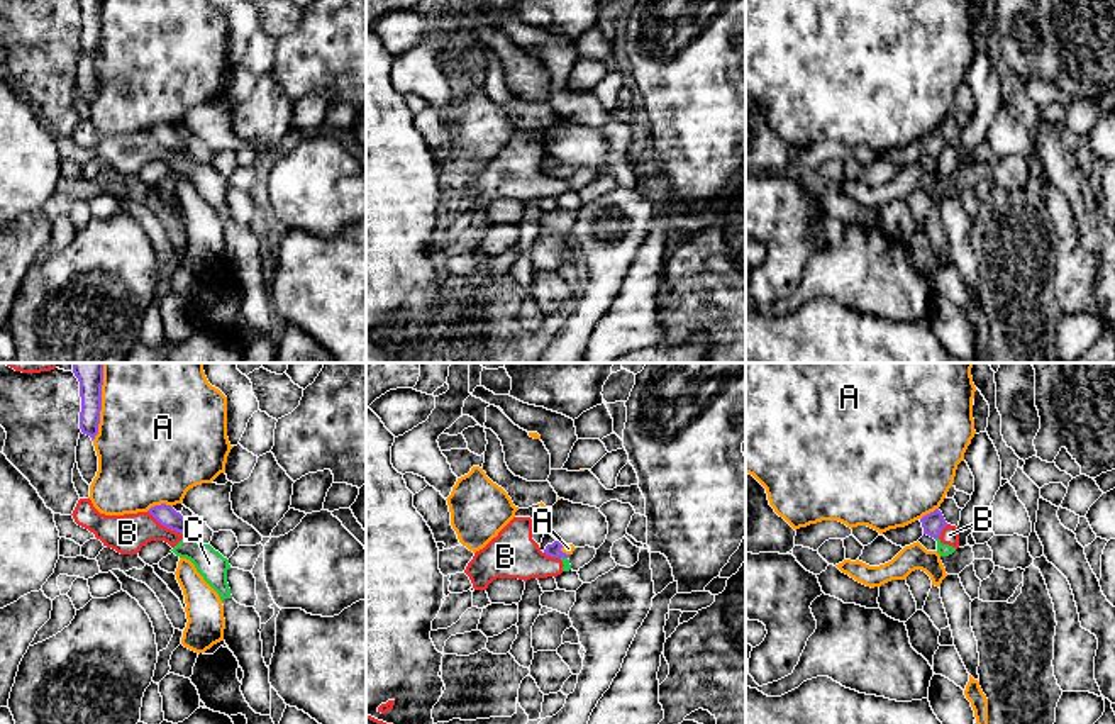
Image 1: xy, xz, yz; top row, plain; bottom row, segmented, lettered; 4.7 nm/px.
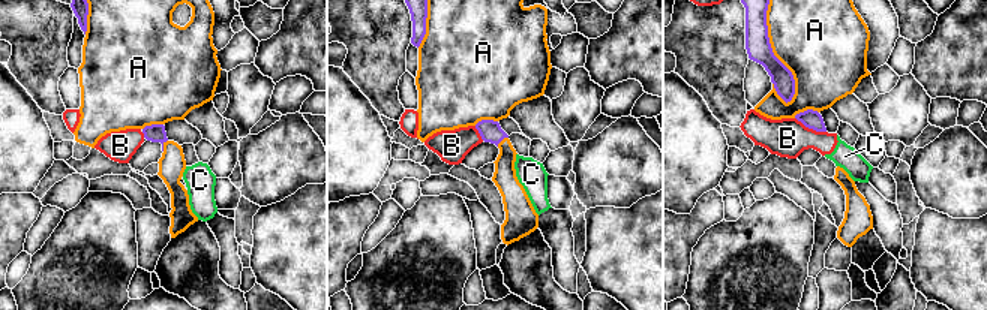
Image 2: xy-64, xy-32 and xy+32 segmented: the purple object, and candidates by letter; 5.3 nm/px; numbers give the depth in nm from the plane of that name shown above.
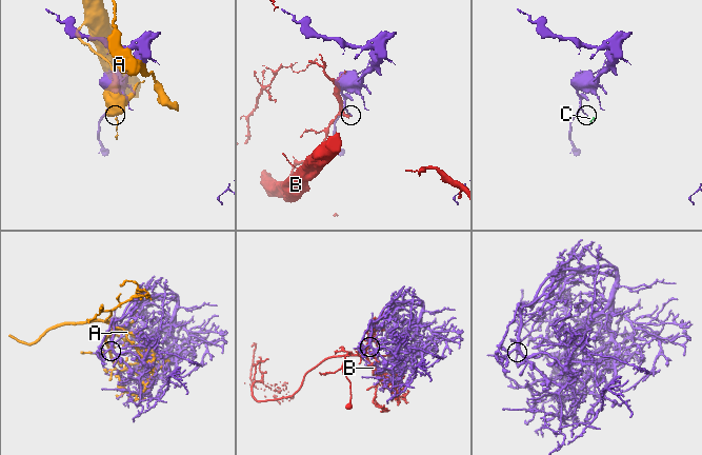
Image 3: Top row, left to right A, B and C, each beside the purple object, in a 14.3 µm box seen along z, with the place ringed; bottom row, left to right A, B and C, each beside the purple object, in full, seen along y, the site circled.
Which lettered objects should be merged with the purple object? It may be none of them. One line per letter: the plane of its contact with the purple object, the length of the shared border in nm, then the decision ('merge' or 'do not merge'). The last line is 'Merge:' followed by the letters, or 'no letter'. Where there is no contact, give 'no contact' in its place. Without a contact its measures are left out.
A: contact in xy; length 300 nm; do not merge
B: contact in xy; length 200 nm; do not merge
C: contact in xy; length 40 nm; do not merge
Merge: no letter

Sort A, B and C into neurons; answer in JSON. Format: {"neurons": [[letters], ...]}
{"neurons": [["A"], ["B", "C"]]}

